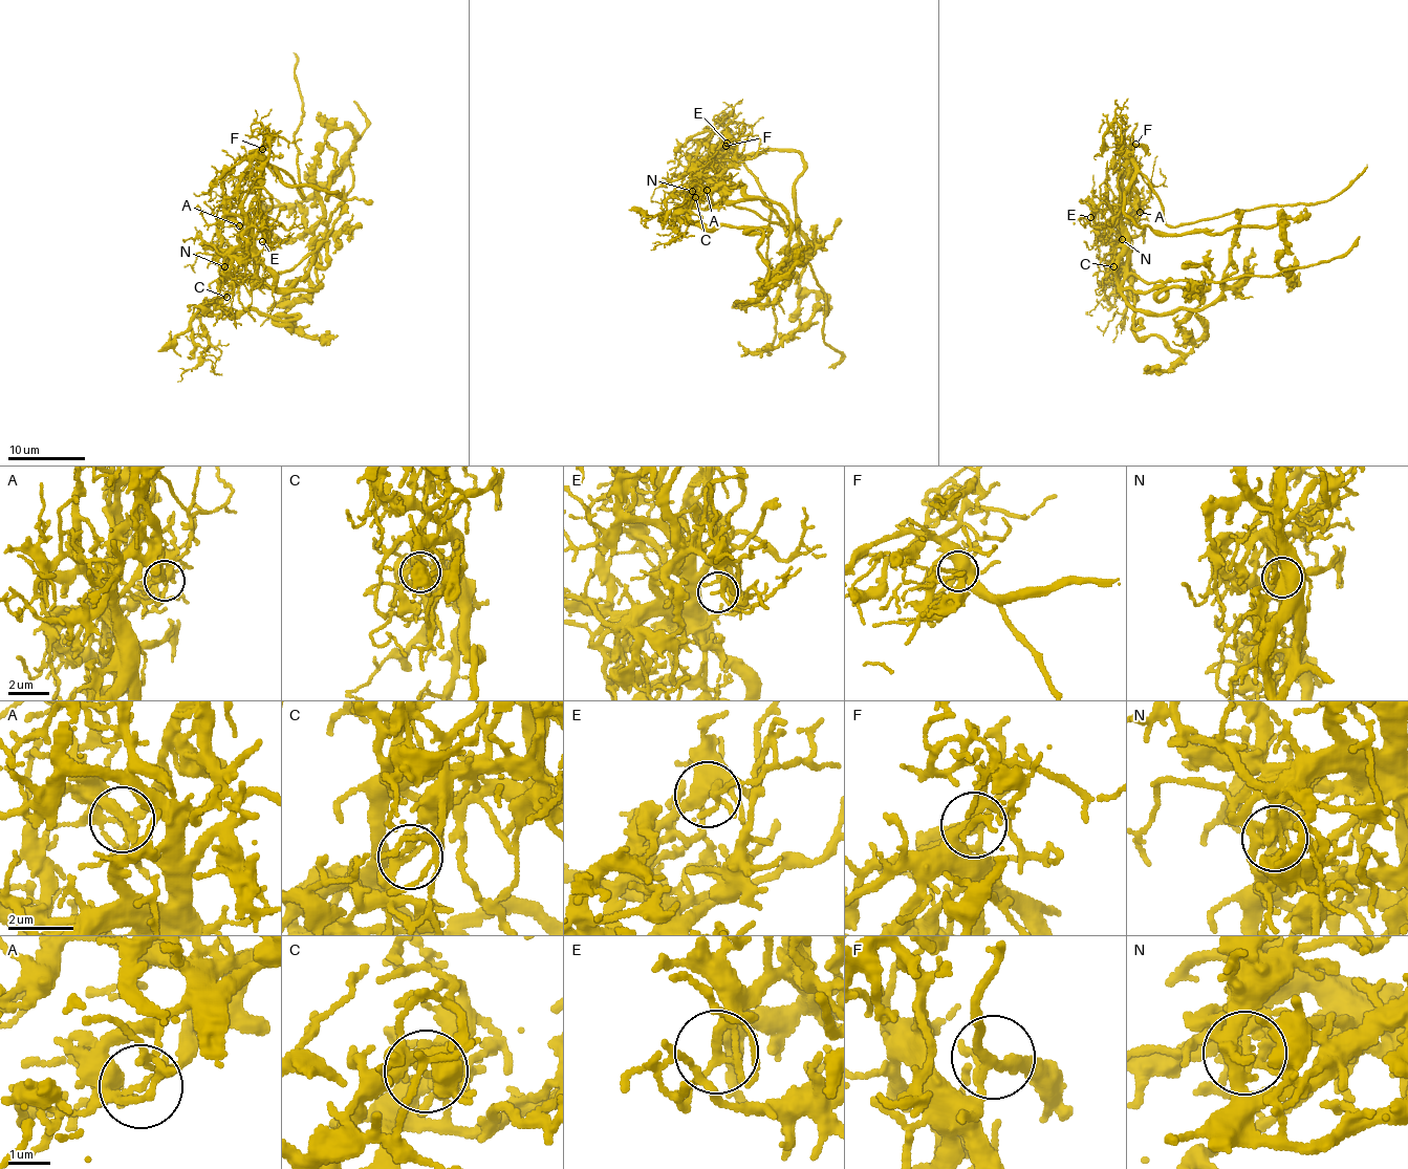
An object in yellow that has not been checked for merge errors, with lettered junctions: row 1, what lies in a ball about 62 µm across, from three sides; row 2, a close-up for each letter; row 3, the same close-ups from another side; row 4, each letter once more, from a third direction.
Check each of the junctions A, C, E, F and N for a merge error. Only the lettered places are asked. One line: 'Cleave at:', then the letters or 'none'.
Cleave at: A, C, N

